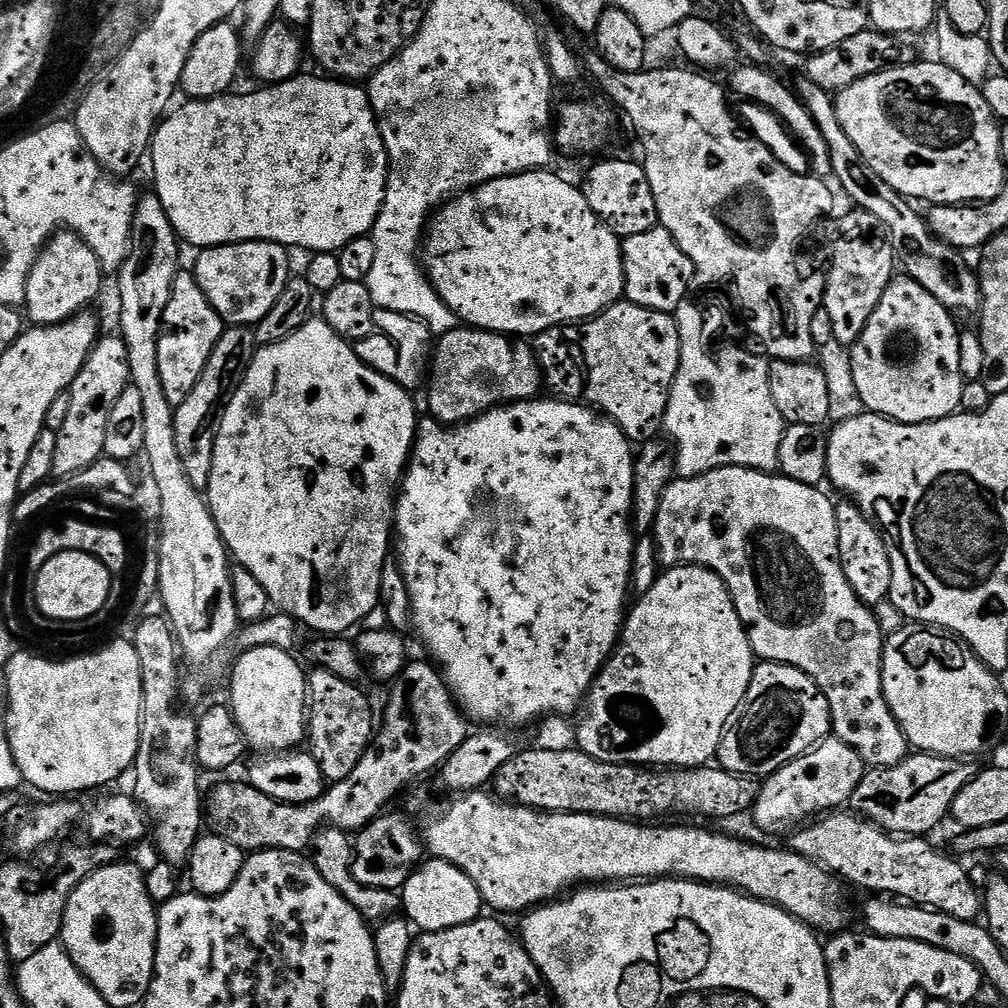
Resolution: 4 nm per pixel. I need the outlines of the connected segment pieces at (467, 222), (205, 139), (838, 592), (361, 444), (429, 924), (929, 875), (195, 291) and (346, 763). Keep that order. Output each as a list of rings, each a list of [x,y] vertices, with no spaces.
[[[533,170],[503,176],[461,192],[459,196],[451,197],[431,217],[427,225],[426,239],[422,244],[422,264],[428,273],[428,281],[432,283],[442,302],[450,306],[457,321],[474,328],[483,328],[485,332],[502,332],[506,336],[517,338],[534,338],[538,333],[551,328],[572,326],[577,322],[590,320],[611,304],[621,303],[624,296],[624,249],[621,237],[615,236],[596,217],[594,210],[590,210],[590,202],[586,202],[583,191],[577,185],[575,188],[570,181],[555,176],[552,170]]]
[[[301,74],[281,84],[257,87],[257,92],[248,92],[245,96],[225,94],[213,96],[211,100],[189,99],[184,102],[188,104],[182,105],[176,113],[173,111],[167,118],[161,119],[152,134],[150,149],[152,176],[156,179],[154,195],[162,202],[173,230],[185,245],[193,244],[196,250],[203,250],[223,244],[241,244],[244,240],[265,240],[271,244],[282,244],[289,250],[305,248],[308,254],[339,253],[346,242],[371,233],[388,185],[388,155],[380,133],[380,123],[376,120],[376,111],[372,108],[367,91],[359,83],[320,76]]]
[[[719,468],[701,476],[673,479],[672,484],[666,486],[666,490],[662,494],[662,502],[658,506],[658,518],[654,529],[656,553],[660,555],[661,565],[665,569],[679,568],[682,564],[697,564],[718,574],[718,578],[722,578],[722,582],[728,587],[734,606],[742,618],[744,629],[747,630],[752,643],[753,653],[761,661],[789,664],[806,673],[822,690],[824,697],[828,699],[832,715],[832,732],[835,736],[842,742],[846,742],[846,746],[854,746],[854,750],[858,750],[858,754],[864,759],[865,765],[874,768],[889,768],[902,762],[910,755],[910,745],[904,736],[902,726],[894,718],[884,697],[882,662],[884,661],[886,636],[878,626],[875,611],[869,605],[861,602],[854,594],[854,590],[842,570],[840,551],[838,550],[836,504],[826,493],[820,491],[824,490],[810,484],[794,482],[789,476],[783,474],[755,472],[753,468]]]
[[[313,318],[307,320],[300,329],[294,334],[290,334],[290,338],[286,338],[277,344],[263,345],[257,351],[256,356],[250,362],[250,366],[246,370],[243,382],[236,387],[236,393],[230,398],[230,402],[226,406],[226,414],[220,423],[218,430],[218,438],[214,442],[214,462],[210,470],[210,482],[206,489],[206,499],[208,501],[208,509],[212,512],[214,522],[218,526],[220,536],[224,540],[224,546],[228,549],[231,559],[235,561],[239,567],[245,568],[250,574],[254,574],[254,578],[258,578],[258,582],[262,586],[262,590],[266,590],[269,601],[273,605],[276,604],[281,613],[285,616],[293,616],[305,629],[313,628],[316,634],[348,634],[355,624],[360,624],[372,611],[377,611],[380,603],[380,583],[382,582],[382,570],[385,564],[389,563],[388,556],[388,539],[391,541],[394,536],[394,517],[396,515],[396,506],[398,503],[398,493],[402,488],[405,471],[408,467],[408,458],[412,454],[412,445],[416,443],[416,433],[418,431],[418,417],[415,412],[415,402],[410,395],[409,389],[400,388],[390,378],[386,378],[382,374],[378,374],[370,366],[366,366],[358,358],[355,347],[349,341],[343,340],[330,325],[322,318]]]
[[[425,859],[402,889],[403,915],[421,933],[462,926],[477,919],[481,915],[480,908],[482,909],[482,901],[478,886],[474,886],[474,882],[462,869],[445,860]]]
[[[833,810],[821,815],[815,822],[801,827],[796,834],[792,844],[790,843],[791,851],[802,854],[807,860],[812,860],[821,868],[827,868],[841,881],[849,880],[850,883],[865,888],[868,894],[883,894],[888,898],[899,898],[904,902],[935,908],[938,912],[945,912],[954,918],[963,920],[976,920],[981,915],[982,892],[970,882],[968,868],[960,865],[963,863],[955,855],[949,854],[947,851],[945,851],[946,853],[939,852],[931,844],[931,839],[901,838],[895,834],[886,833],[876,824],[872,824],[869,820],[864,820],[848,810]]]
[[[184,271],[176,273],[158,334],[158,378],[162,378],[166,402],[170,402],[173,410],[186,402],[198,378],[202,378],[202,370],[206,370],[206,362],[210,362],[210,354],[214,354],[214,346],[218,346],[226,327],[214,306],[210,306],[206,294],[202,294],[195,275]]]
[[[317,668],[307,673],[308,677],[308,723],[307,731],[312,732],[344,732],[344,737],[332,736],[328,744],[324,740],[316,740],[310,745],[313,758],[320,763],[329,781],[342,779],[364,756],[365,750],[373,743],[374,724],[372,728],[372,704],[364,697],[364,692],[353,681],[338,678],[338,674],[330,674]]]

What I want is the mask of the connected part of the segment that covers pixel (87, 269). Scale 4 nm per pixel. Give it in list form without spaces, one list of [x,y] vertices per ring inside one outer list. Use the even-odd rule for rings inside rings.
[[[57,231],[44,245],[28,275],[22,305],[26,316],[28,311],[27,319],[32,319],[31,323],[36,326],[63,324],[71,316],[89,307],[88,303],[100,292],[100,276],[102,277],[100,260],[91,246],[75,232]]]

